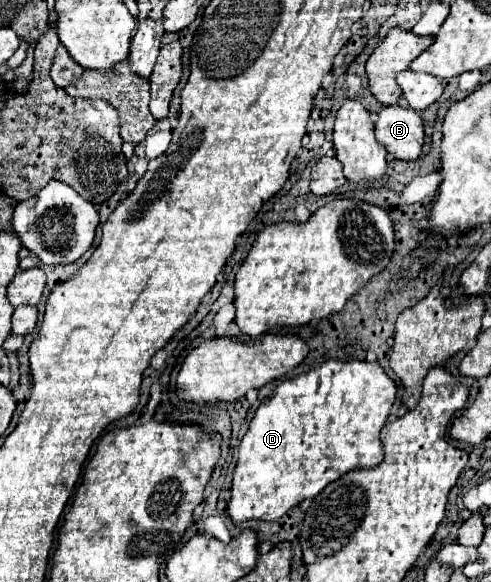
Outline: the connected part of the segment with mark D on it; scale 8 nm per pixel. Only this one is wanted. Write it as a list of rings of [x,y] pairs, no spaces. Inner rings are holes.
[[[328,360],[308,374],[284,380],[280,386],[276,386],[272,398],[262,400],[240,444],[238,464],[234,468],[234,480],[230,488],[232,498],[228,502],[228,516],[232,522],[274,522],[300,502],[318,496],[330,482],[338,480],[346,472],[378,466],[384,458],[380,430],[386,424],[394,400],[396,384],[388,378],[378,362],[366,360]]]

